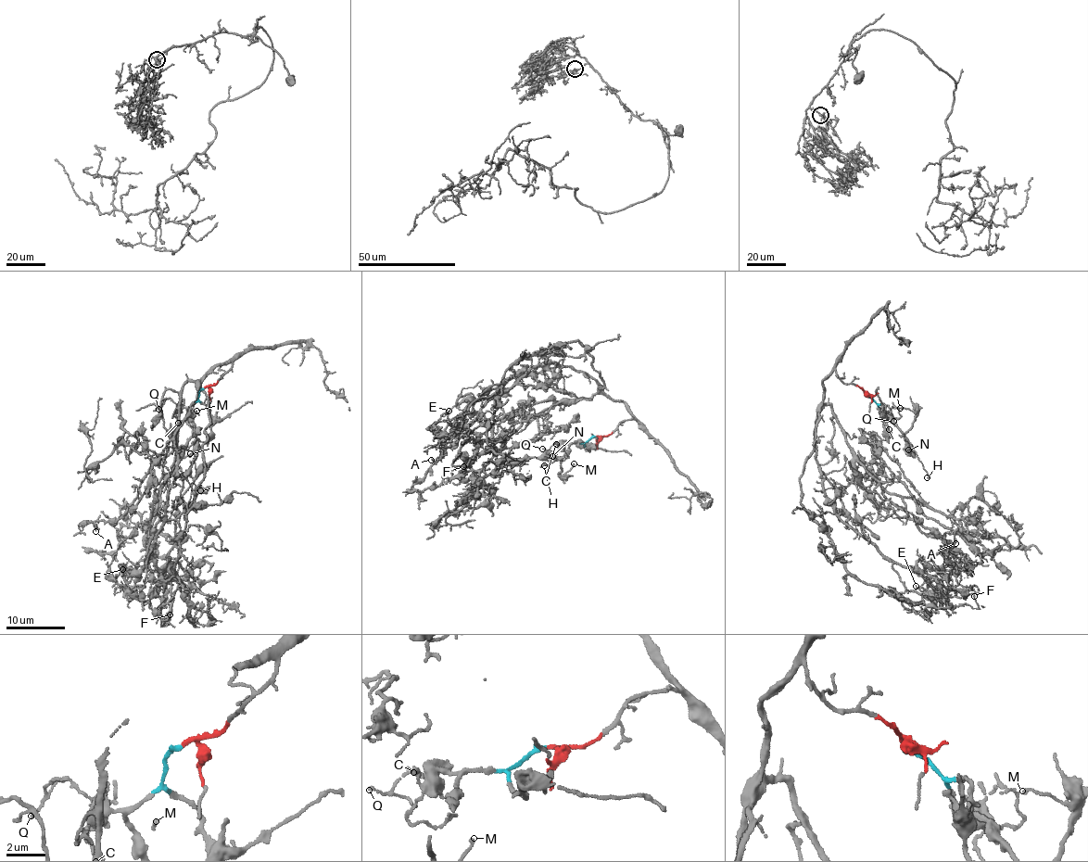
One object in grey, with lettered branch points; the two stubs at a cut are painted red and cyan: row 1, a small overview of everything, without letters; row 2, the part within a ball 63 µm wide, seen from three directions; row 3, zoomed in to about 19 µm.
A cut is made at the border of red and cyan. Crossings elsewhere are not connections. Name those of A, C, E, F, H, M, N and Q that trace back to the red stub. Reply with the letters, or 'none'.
A, E, F

